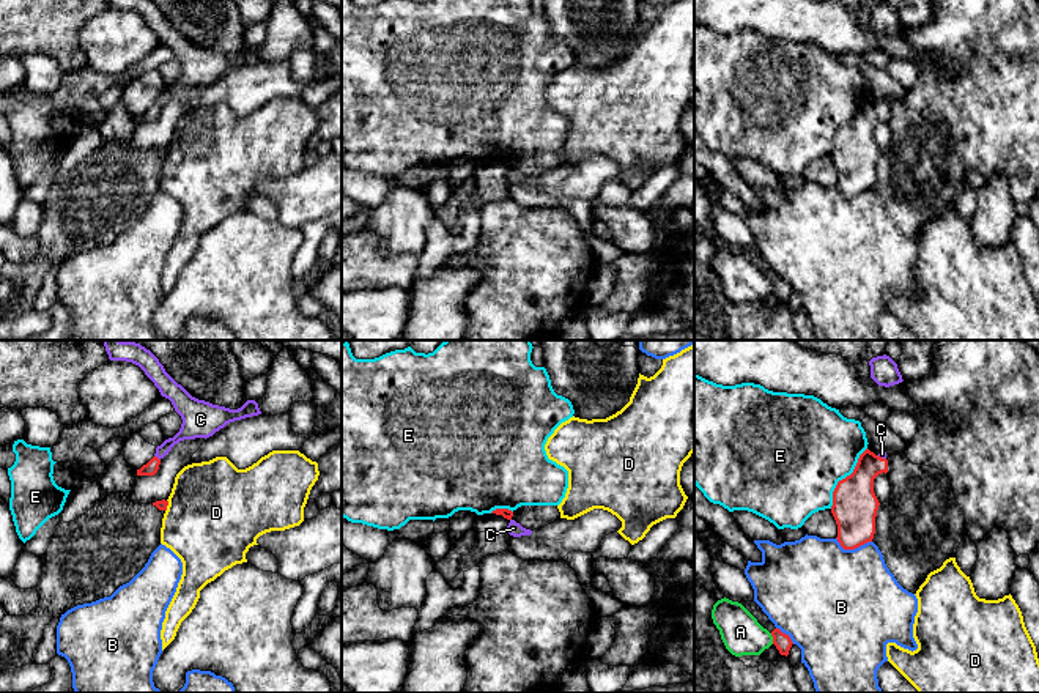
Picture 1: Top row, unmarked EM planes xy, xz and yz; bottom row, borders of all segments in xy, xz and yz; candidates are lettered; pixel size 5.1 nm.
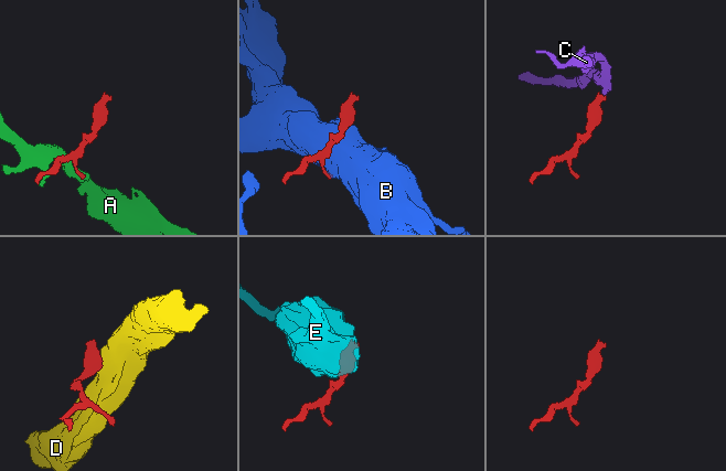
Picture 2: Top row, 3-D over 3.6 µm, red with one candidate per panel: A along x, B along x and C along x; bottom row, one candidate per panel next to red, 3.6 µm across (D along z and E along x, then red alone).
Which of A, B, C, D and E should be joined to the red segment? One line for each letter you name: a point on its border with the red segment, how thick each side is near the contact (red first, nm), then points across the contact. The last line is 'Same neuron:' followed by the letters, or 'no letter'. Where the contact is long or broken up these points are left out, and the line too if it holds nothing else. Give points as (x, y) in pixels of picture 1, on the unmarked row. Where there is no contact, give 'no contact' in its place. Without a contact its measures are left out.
C: xy (158, 106) | 70/130 nm | across xy (151, 114), (158, 106), (172, 88), (194, 73)
Same neuron: C

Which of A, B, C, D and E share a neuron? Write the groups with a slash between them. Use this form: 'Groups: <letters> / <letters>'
Groups: A / B / C / D / E

